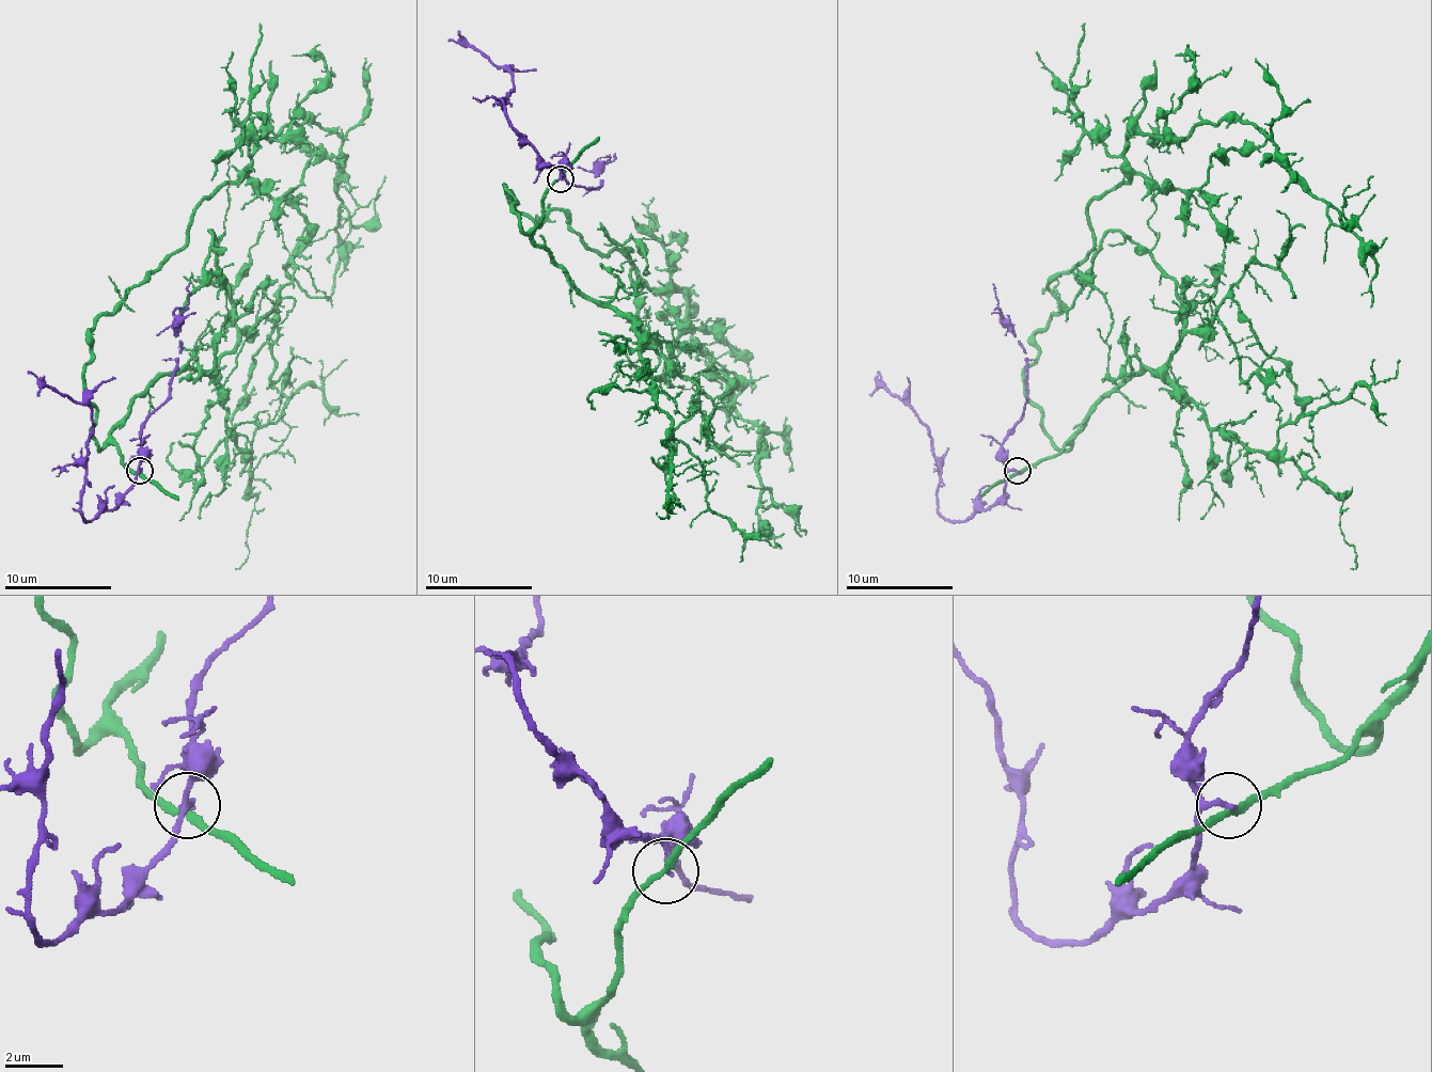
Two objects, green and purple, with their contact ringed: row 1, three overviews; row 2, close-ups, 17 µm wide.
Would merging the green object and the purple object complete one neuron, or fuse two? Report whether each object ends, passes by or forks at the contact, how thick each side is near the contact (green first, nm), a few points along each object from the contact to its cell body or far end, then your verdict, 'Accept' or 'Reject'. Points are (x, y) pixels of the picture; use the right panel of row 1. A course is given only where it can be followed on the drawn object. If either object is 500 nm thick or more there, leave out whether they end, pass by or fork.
At the ring green passes by. At the ring purple passes by. Thickness 240 nm (green) against 140 nm. Course of green: (1018, 471), (1071, 444), (1023, 372), (1135, 134), (1248, 120), (1374, 259), (1371, 308). Course of purple: (1018, 471), (1007, 474), (1007, 487), (991, 506), (945, 519), (937, 508), (940, 460), (929, 428), (878, 372). Reject

